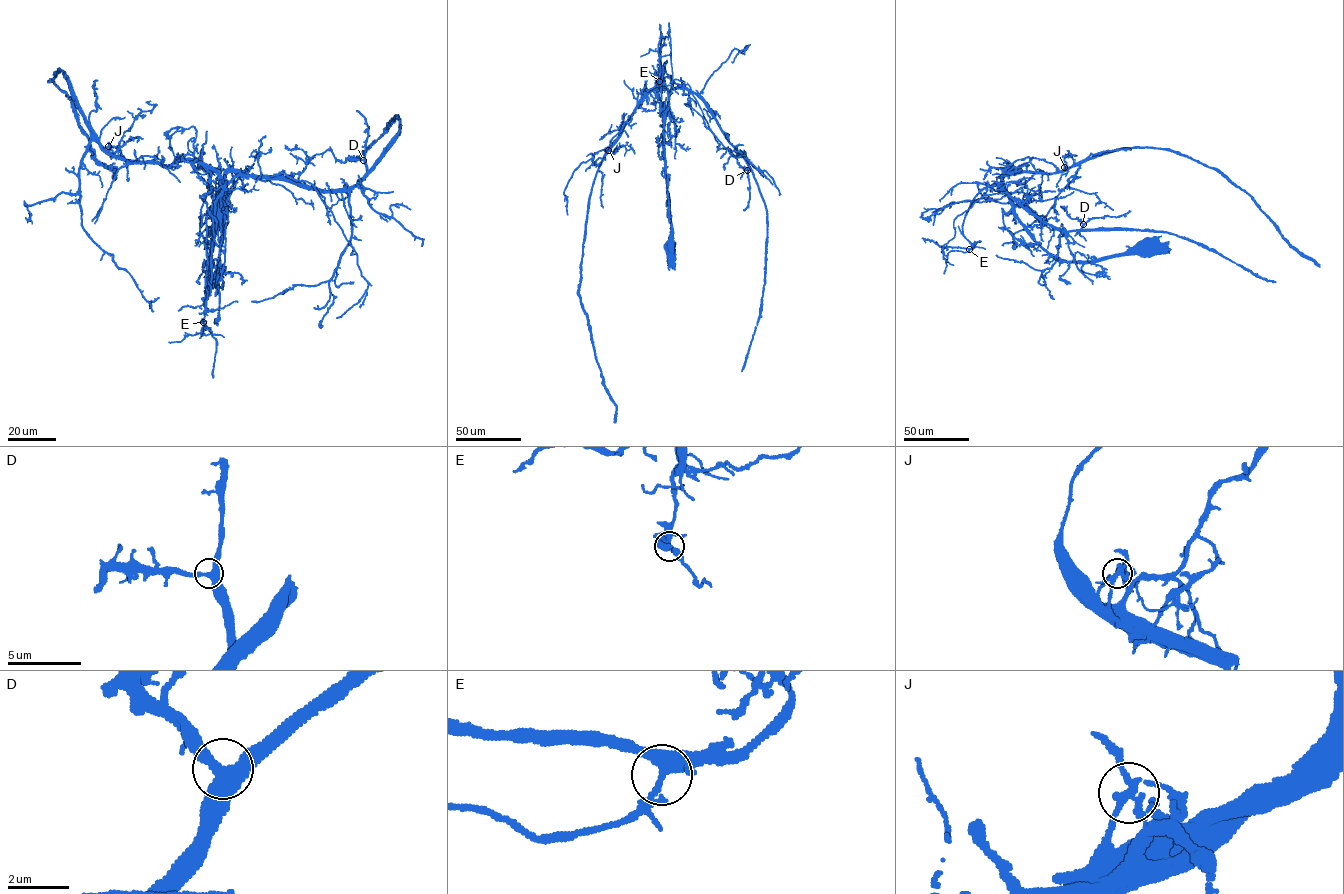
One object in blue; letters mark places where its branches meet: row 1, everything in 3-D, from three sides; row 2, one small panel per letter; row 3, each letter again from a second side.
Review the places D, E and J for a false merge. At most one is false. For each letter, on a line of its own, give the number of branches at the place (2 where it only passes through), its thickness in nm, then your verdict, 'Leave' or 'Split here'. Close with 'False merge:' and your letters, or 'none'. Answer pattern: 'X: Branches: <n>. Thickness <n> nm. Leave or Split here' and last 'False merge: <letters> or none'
D: Branches: 3. Thickness 320 nm. Leave
E: Branches: 5. Thickness 280 nm. Leave
J: Branches: 6. Thickness 200 nm. Leave
False merge: none

